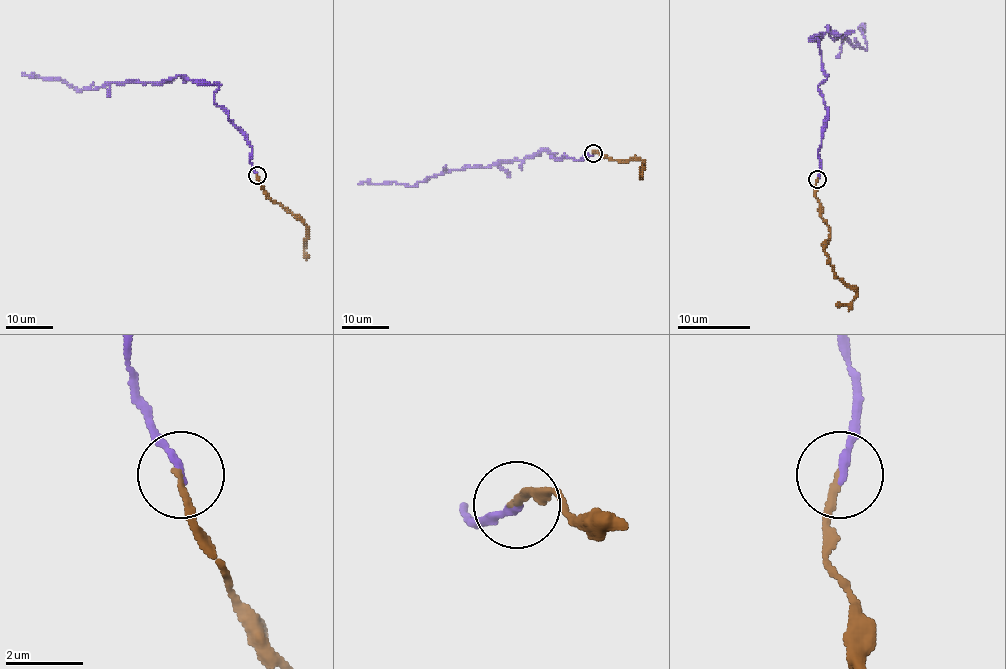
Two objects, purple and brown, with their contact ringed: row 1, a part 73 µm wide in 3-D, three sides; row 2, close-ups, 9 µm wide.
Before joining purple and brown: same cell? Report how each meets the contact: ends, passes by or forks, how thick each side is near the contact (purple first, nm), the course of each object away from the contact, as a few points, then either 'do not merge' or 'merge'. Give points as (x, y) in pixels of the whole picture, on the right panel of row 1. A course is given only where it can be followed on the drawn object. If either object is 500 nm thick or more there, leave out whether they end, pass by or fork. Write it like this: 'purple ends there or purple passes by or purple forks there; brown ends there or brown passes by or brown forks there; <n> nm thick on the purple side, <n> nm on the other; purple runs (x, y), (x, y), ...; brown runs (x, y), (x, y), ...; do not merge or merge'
purple ends there; brown ends there; 200 nm thick on the purple side, 170 nm on the other; purple runs (817, 180), (827, 107), (817, 89), (827, 76), (810, 39), (827, 27), (865, 48), (865, 23); brown runs (817, 180), (819, 214), (830, 234), (827, 254), (836, 275), (856, 293), (848, 304), (836, 305); merge

